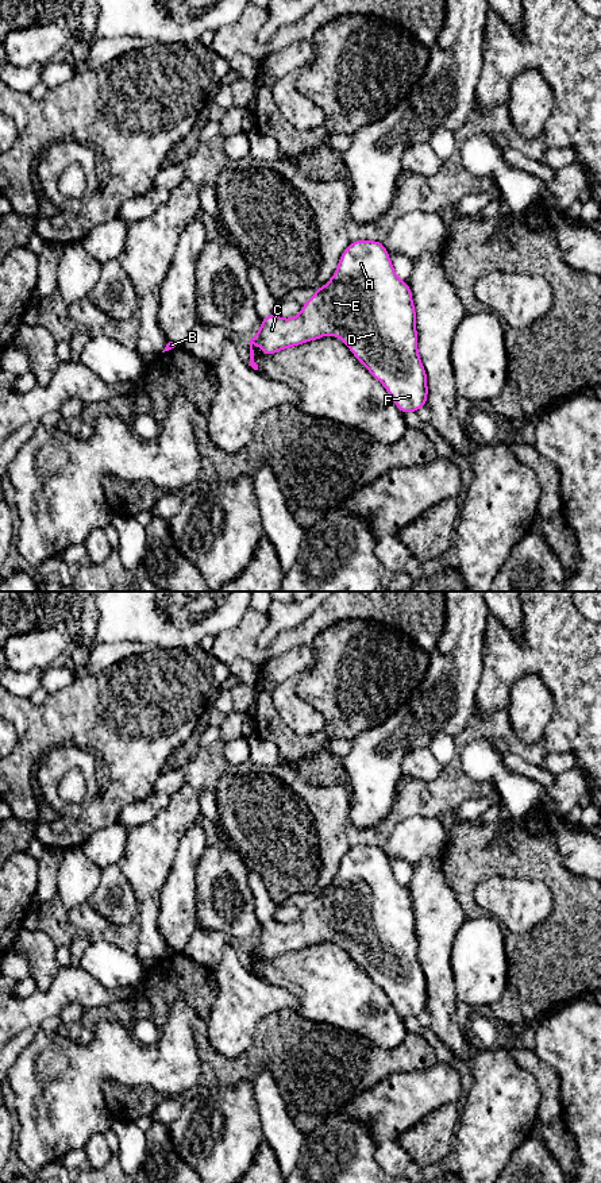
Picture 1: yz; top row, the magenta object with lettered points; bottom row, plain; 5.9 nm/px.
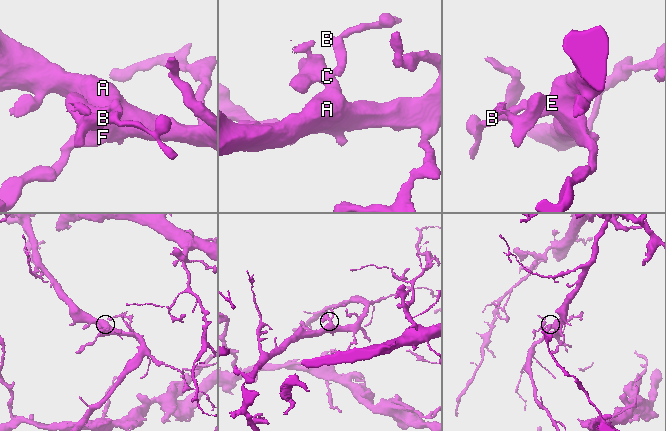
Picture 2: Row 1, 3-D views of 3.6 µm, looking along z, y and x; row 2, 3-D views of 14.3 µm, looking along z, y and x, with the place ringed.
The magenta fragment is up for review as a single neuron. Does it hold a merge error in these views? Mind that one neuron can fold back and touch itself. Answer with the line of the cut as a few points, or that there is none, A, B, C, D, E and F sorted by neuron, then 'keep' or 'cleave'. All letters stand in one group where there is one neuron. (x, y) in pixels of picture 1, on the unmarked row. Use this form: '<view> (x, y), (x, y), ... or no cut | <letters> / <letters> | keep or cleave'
no cut | A B C D E F | keep

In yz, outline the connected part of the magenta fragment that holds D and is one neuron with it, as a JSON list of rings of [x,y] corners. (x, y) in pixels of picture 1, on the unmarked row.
[[[354,845],[340,860],[336,876],[331,885],[324,891],[316,893],[315,899],[301,912],[297,921],[282,924],[271,918],[263,922],[259,936],[250,944],[249,971],[258,975],[258,970],[254,967],[254,948],[261,952],[263,960],[273,960],[277,956],[327,940],[339,943],[351,955],[352,960],[384,990],[402,1020],[417,1017],[427,1010],[427,978],[417,955],[416,917],[412,895],[408,889],[397,882],[382,847]]]

